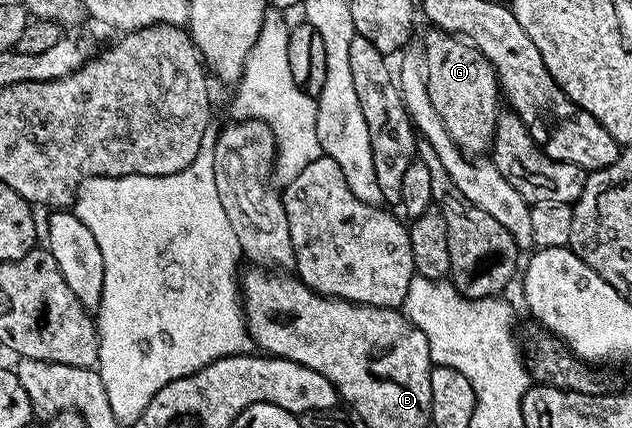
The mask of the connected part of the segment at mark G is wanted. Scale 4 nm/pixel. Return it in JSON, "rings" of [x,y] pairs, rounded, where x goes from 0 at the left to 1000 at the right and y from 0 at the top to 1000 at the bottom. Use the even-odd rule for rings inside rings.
{"rings":[[[688,65],[679,72],[671,89],[668,143],[671,173],[677,180],[680,243],[687,243],[693,273],[699,290],[706,290],[706,308],[712,308],[712,322],[725,348],[742,364],[771,362],[778,348],[790,248],[794,248],[785,166],[733,86]]]}

